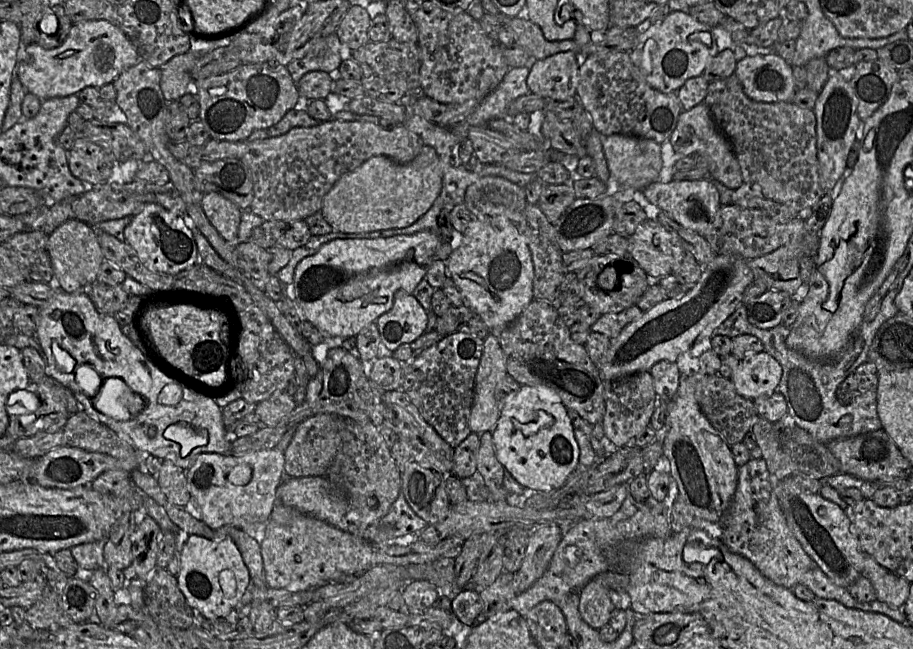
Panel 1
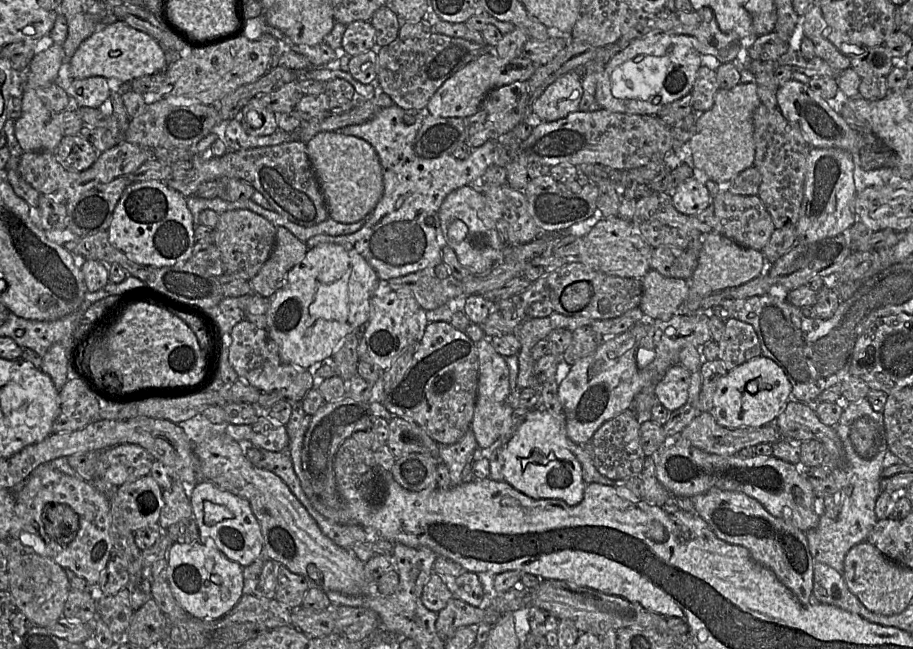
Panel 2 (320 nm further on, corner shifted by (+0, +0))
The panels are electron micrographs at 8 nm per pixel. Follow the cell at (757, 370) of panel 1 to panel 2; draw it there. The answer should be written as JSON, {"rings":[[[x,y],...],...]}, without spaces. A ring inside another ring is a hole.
{"rings":[[[761,355],[720,378],[710,412],[719,425],[729,429],[762,427],[774,424],[791,398],[792,385],[782,368]]]}

